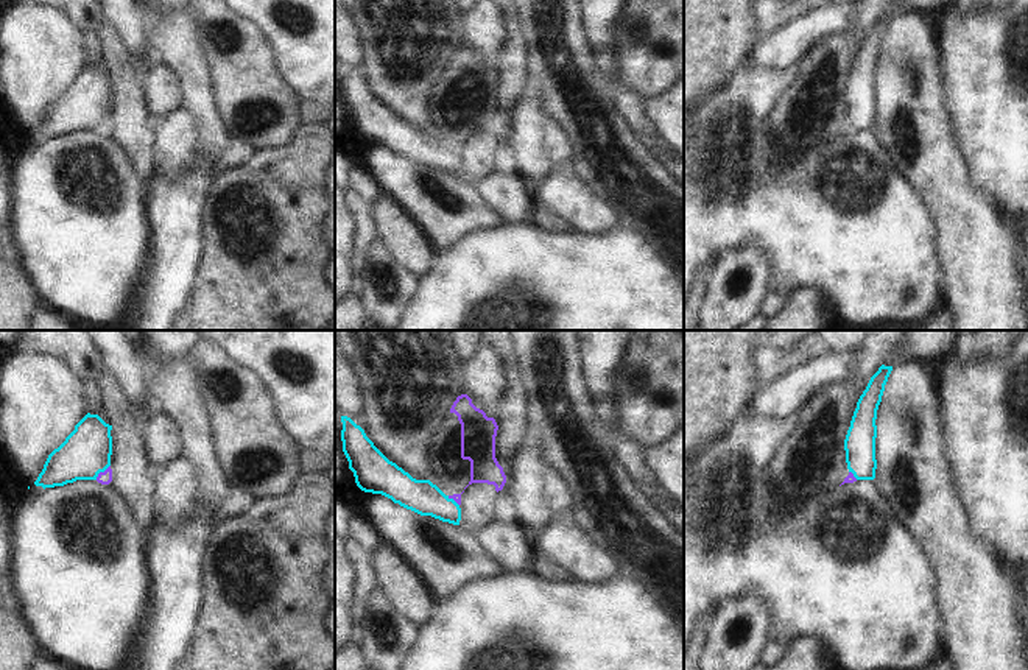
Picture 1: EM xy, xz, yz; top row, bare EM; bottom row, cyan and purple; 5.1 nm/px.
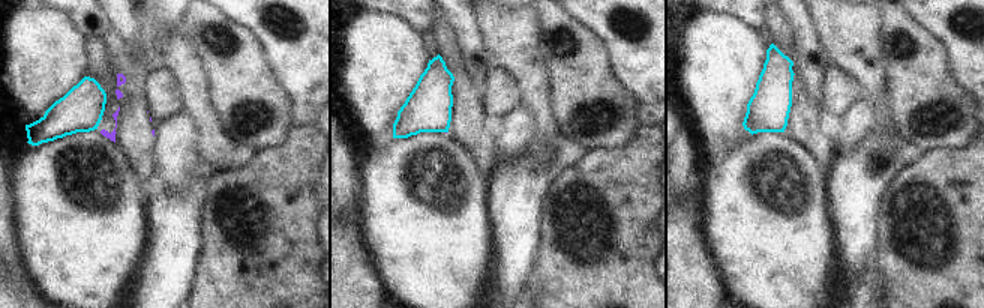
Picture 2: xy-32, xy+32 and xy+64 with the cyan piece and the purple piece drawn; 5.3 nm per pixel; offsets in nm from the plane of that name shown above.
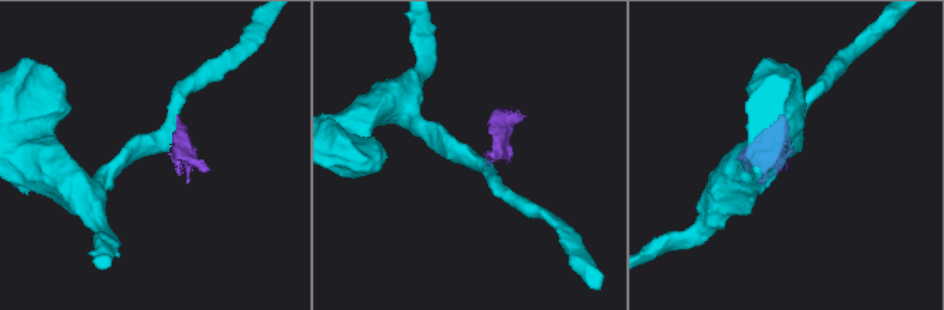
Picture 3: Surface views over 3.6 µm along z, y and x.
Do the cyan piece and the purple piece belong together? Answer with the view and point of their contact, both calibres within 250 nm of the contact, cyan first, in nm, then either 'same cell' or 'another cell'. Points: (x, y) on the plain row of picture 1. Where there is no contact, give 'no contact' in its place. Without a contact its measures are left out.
xy (102, 122) | 260/70 nm | another cell

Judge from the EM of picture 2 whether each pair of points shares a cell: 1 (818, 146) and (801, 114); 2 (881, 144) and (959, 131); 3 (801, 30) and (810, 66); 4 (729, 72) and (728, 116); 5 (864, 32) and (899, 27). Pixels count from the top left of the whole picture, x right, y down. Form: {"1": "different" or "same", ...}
{"1": "same", "2": "different", "3": "same", "4": "same", "5": "different"}

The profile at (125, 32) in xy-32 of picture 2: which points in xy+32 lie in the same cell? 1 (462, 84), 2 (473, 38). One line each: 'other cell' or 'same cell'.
1: other cell
2: same cell

